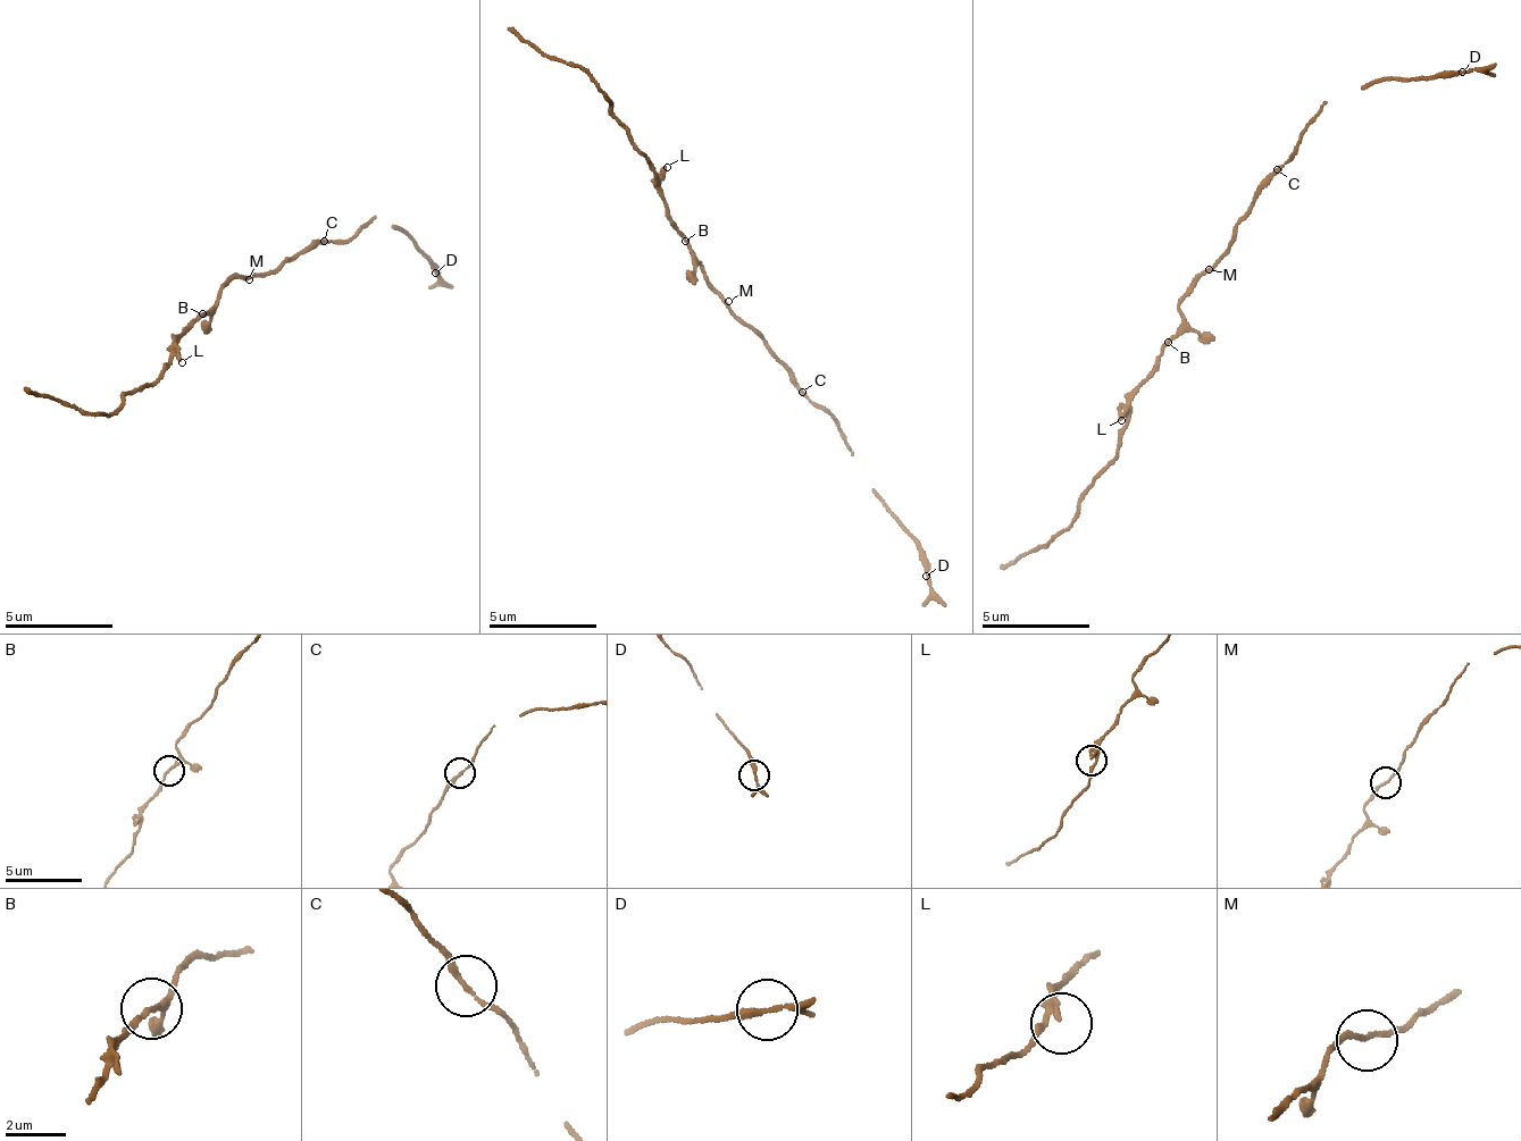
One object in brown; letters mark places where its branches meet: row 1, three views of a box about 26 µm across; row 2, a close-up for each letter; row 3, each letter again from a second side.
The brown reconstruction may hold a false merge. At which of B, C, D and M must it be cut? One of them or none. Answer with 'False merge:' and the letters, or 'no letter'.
False merge: no letter

